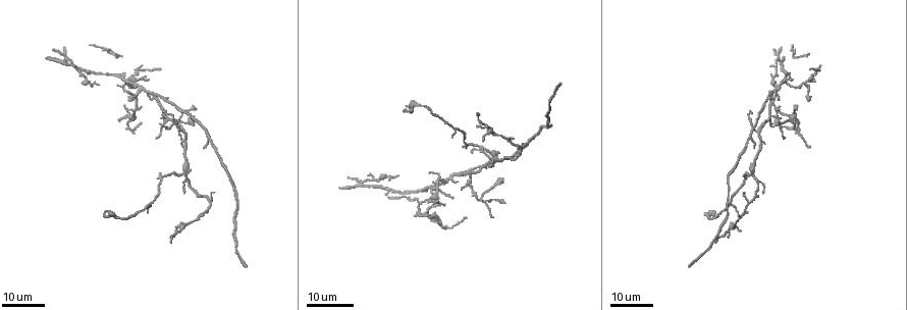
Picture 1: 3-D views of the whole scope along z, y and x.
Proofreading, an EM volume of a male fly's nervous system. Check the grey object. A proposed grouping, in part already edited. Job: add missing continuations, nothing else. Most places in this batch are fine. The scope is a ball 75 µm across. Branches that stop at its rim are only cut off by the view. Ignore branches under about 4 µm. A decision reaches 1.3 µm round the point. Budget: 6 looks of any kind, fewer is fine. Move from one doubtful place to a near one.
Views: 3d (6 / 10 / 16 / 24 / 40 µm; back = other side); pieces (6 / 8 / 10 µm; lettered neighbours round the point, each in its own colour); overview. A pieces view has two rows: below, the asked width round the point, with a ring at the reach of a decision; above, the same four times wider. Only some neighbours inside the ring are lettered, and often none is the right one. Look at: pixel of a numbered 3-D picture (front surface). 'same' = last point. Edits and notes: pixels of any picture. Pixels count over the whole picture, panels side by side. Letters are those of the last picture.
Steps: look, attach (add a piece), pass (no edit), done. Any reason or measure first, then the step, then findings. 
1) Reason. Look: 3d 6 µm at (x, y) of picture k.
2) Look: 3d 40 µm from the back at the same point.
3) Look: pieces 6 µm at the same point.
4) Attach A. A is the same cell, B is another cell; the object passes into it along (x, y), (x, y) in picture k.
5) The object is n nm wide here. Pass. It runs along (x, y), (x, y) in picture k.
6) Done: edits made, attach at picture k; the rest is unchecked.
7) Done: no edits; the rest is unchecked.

Thin end. Look: 3d 24 µm at (122, 72) of picture 1.

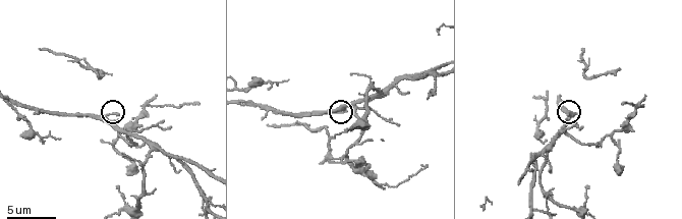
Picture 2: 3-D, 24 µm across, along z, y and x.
Look: pieces 6 µm at (347, 112) of picture 2.

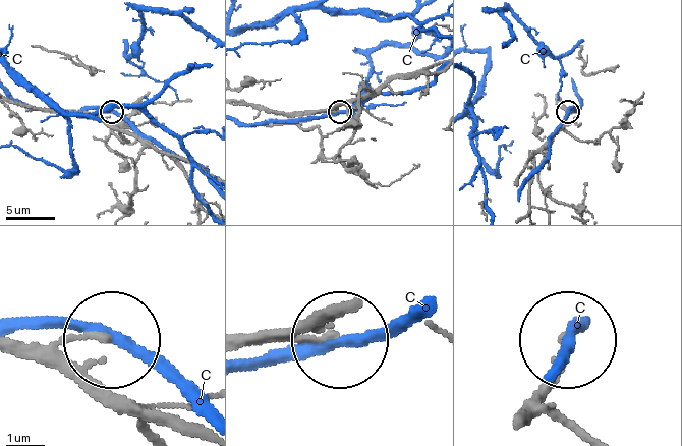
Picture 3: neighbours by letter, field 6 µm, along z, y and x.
Pass. C is another cell; no lettered piece goes on from it.

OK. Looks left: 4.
Branch stops here. Look: 3d 24 µm at (779, 116) of picture 1.

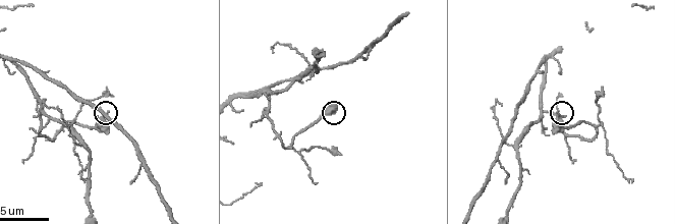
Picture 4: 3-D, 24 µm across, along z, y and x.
See the neighbours. Look: pieces 6 µm at (559, 114) of picture 4.

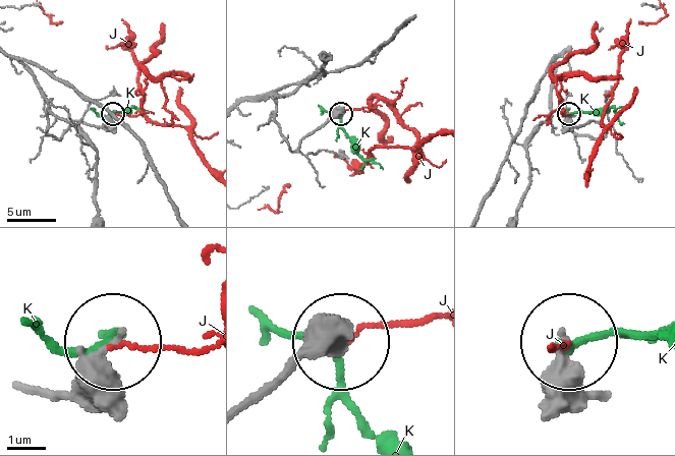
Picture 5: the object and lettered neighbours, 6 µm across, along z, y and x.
Pass. J and K are other cells; no lettered piece goes on from it.

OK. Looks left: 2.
Branch stops here. Look: pieces 10 µm at (120, 188) of picture 2.

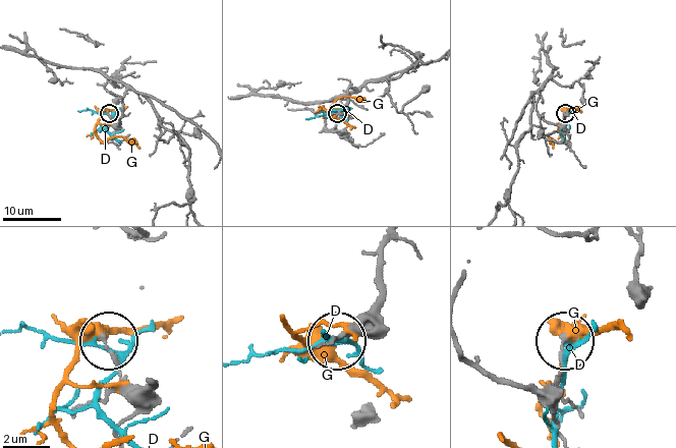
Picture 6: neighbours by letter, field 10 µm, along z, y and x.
The object is 200 nm wide here. Pass. D and G are other cells; it runs along (154, 381), (138, 385), (126, 379), (104, 340) in picture 6; no lettered piece goes on from it.

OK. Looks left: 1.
Done: no edits; the rest is unchecked.

